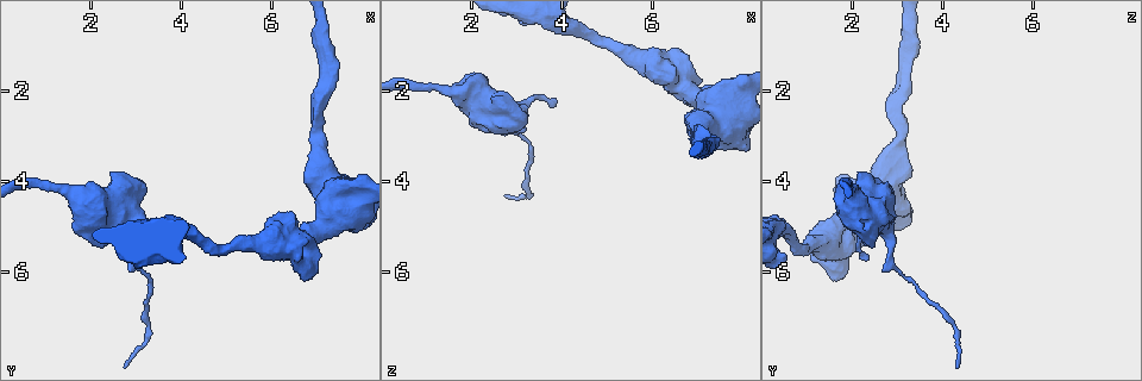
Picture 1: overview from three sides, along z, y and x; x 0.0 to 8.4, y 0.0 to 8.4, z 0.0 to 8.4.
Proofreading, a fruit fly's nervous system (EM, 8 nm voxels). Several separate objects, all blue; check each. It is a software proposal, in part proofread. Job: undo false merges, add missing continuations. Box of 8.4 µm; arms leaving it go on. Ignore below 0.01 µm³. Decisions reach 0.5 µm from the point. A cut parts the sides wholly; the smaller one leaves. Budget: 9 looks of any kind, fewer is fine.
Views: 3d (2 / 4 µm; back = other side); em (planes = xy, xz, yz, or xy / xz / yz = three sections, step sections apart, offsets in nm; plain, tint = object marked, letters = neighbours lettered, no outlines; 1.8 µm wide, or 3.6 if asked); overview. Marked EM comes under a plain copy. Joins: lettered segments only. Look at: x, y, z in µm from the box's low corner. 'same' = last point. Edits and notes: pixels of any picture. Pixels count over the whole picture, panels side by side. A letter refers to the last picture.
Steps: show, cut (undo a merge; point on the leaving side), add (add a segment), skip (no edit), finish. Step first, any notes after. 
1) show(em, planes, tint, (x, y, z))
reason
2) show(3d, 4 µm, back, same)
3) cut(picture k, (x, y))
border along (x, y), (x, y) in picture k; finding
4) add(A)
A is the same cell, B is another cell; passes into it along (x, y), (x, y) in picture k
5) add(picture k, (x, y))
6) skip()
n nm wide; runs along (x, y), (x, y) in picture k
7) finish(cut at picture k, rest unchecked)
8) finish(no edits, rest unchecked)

show(3d, 4 µm, (7.80, 4.35, 2.20))
sudden change in width

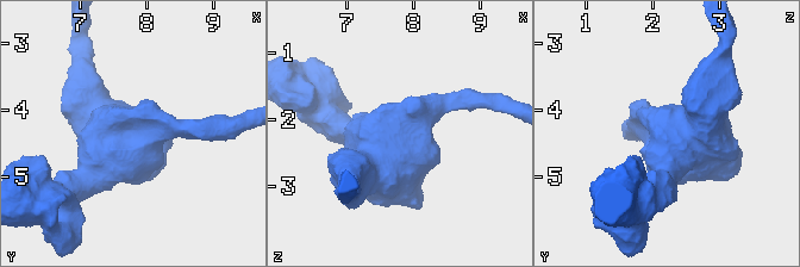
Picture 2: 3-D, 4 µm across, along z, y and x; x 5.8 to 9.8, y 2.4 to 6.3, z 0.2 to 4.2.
show(em, 3.6 µm, planes, letters, (7.85, 4.25, 2.25))

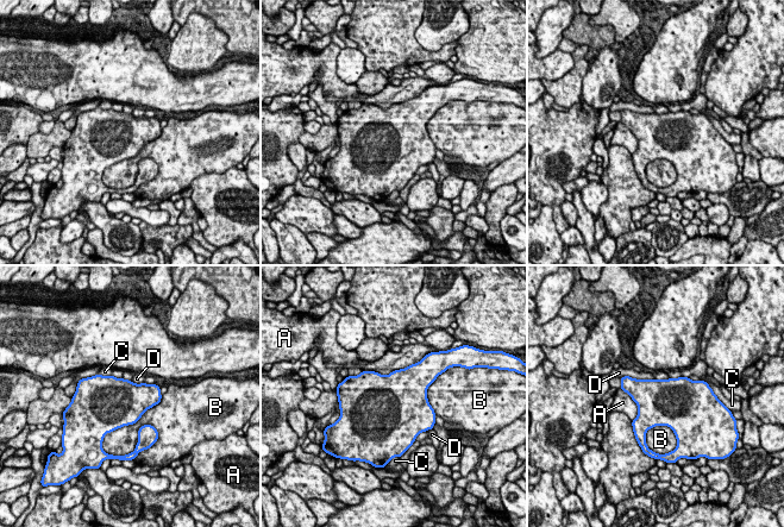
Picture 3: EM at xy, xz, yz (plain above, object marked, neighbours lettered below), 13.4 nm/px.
skip()
650 nm wide; A, B, C and D are other cells; border along (627, 375), (634, 378), (654, 380) in picture 3; all the same neuron

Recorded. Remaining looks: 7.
show(em, xz, step 16, letters, (4.10, 5.15, 0.55))
calibre changes

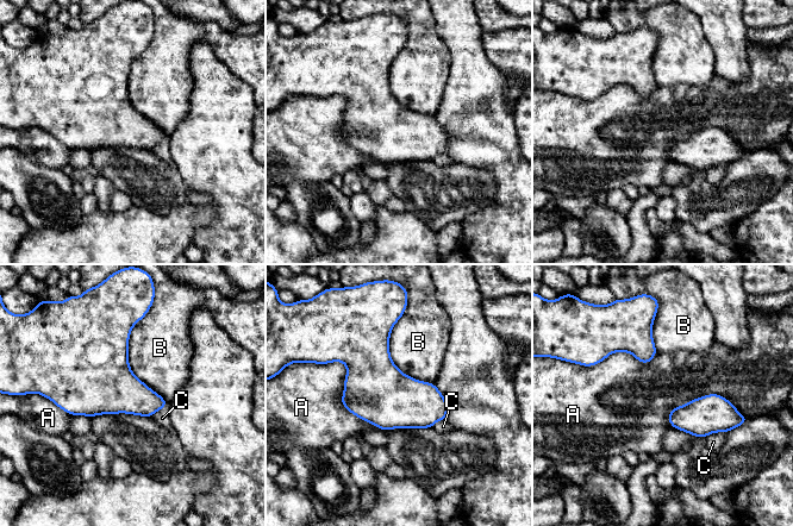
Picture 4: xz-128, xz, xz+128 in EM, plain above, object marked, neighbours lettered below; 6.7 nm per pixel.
show(em, planes, letters, same)
another direction

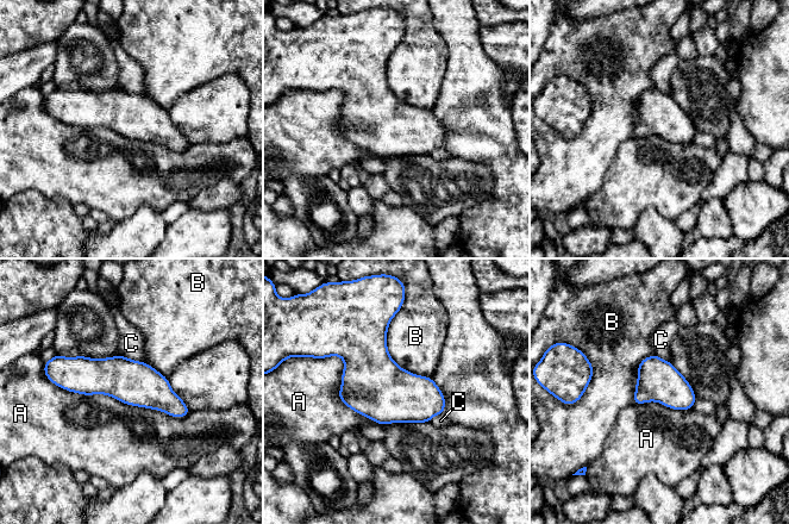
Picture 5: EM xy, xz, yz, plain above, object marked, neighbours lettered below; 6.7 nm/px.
skip()
A, B and C are other cells; border along (48, 379), (175, 417), (191, 411) in picture 5; continuous, no second neuron

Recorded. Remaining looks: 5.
show(em, xy, step 16, letters, (6.75, 6.15, 1.55))
branch stops here

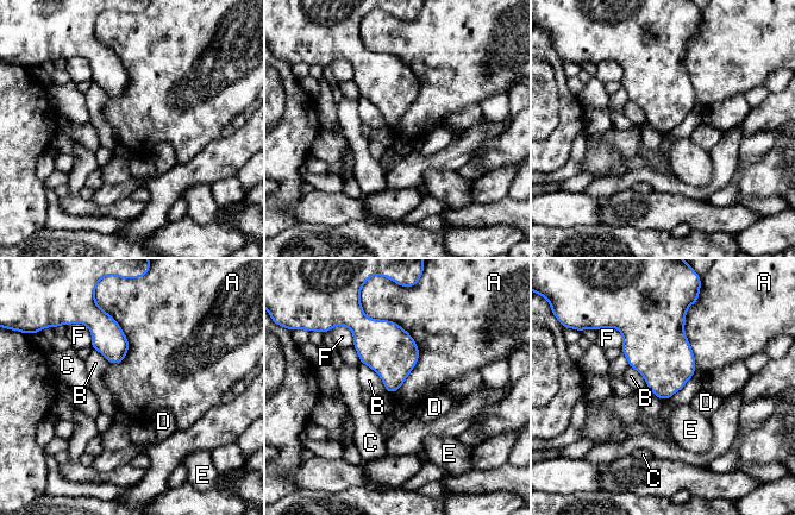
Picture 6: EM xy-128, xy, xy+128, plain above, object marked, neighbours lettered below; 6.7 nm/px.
skip()
A touches over 550 nm; A, B, C, D, E and F are other cells; border along (365, 315), (418, 347), (392, 394) in picture 6; none of them fits

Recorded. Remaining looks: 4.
show(em, 3.6 µm, xy, step 8, letters, (1.60, 5.00, 2.30))
branch stops here

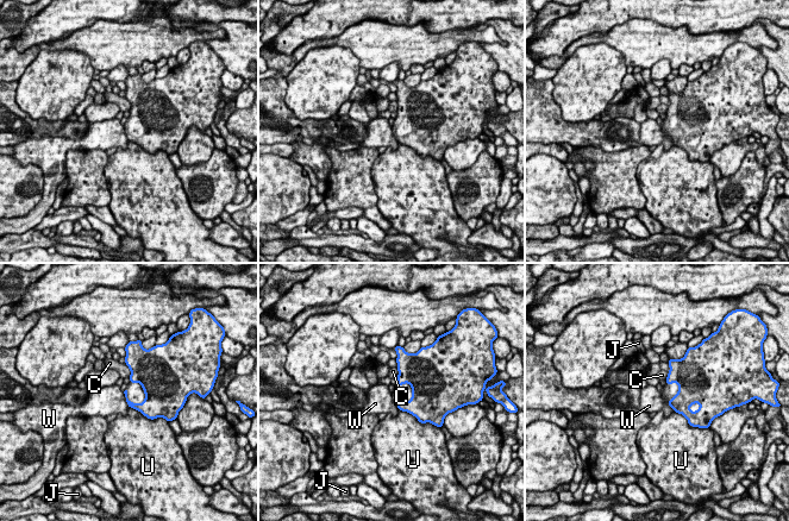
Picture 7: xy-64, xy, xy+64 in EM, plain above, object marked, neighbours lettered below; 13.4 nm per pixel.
skip()
C, J, U and W are other cells; none of them fits

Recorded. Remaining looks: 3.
finish(no edits, rest unchecked)

